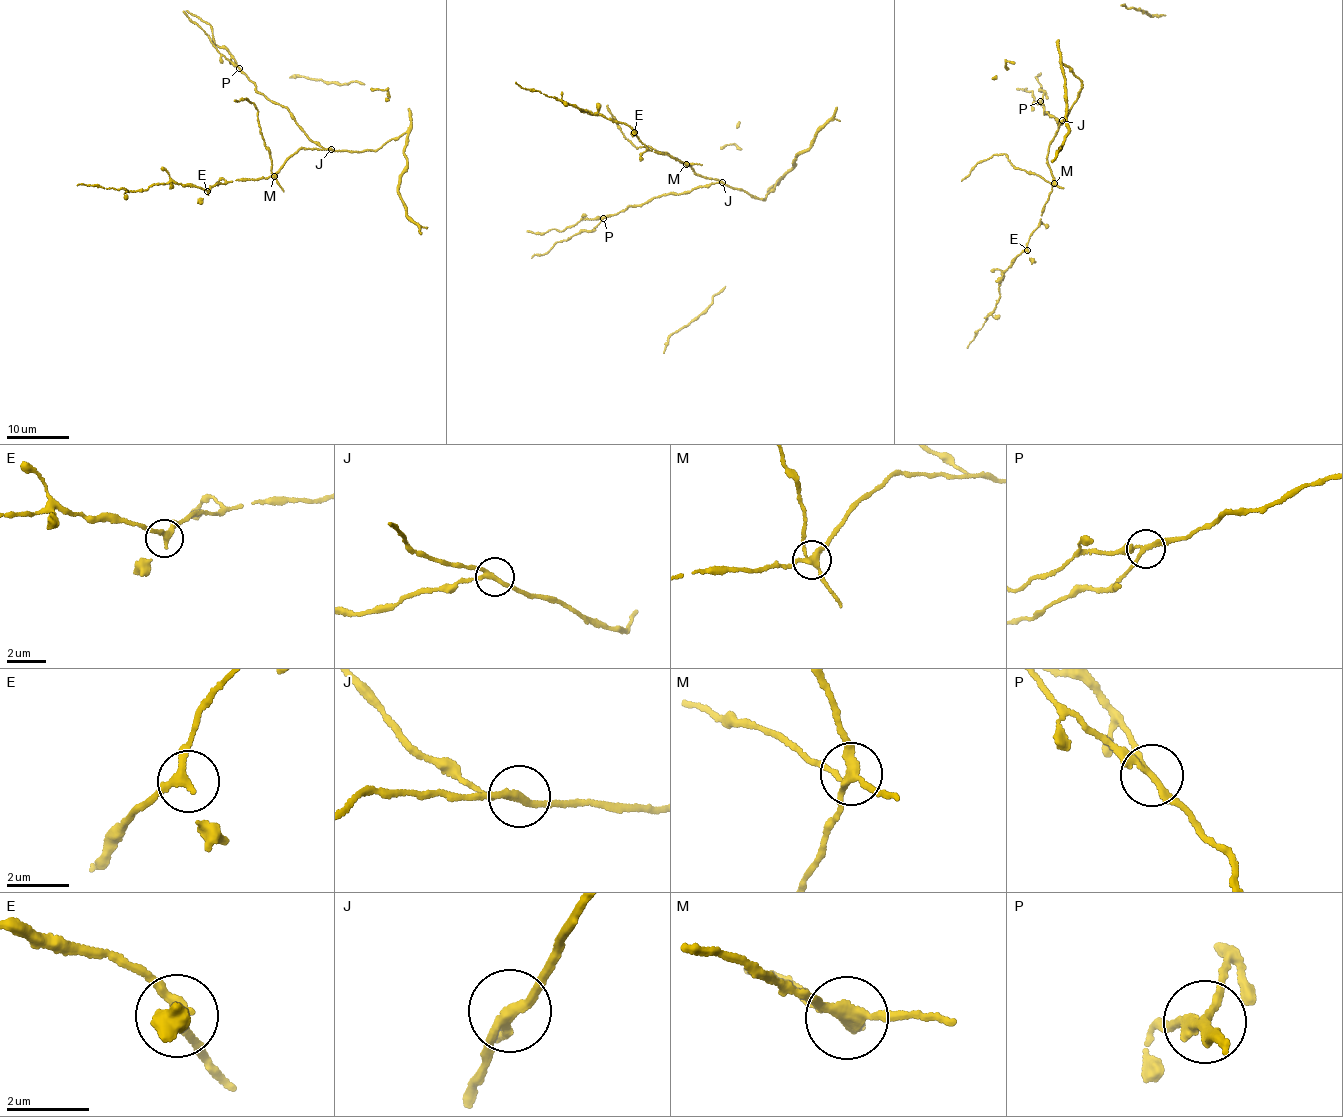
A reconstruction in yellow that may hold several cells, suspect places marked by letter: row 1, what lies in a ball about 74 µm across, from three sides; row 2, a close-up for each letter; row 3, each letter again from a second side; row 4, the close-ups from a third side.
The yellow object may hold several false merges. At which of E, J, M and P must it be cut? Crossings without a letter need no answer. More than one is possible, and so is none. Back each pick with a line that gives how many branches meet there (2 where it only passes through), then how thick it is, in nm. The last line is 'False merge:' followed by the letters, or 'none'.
M: 4 | 260 nm
P: 3 | 180 nm
False merge: M, P

